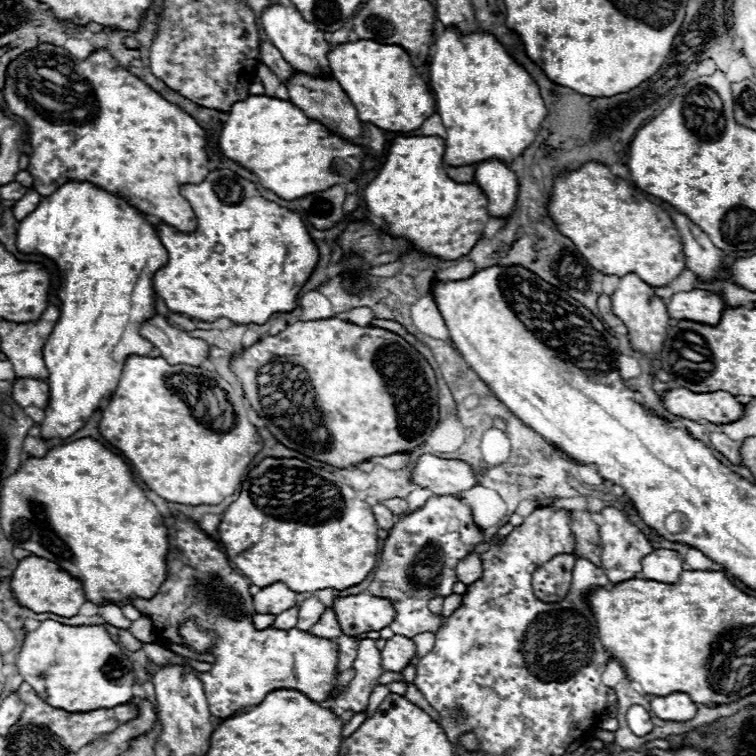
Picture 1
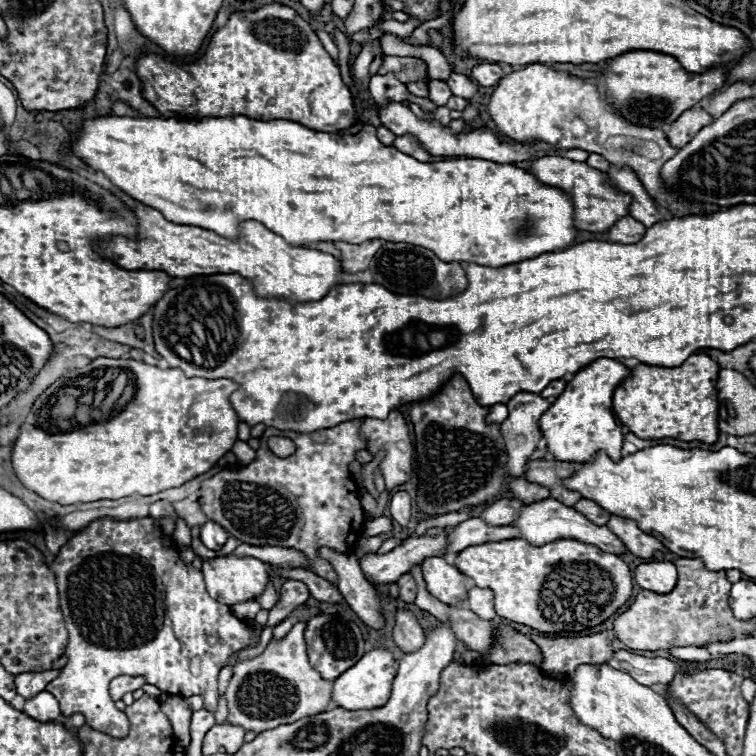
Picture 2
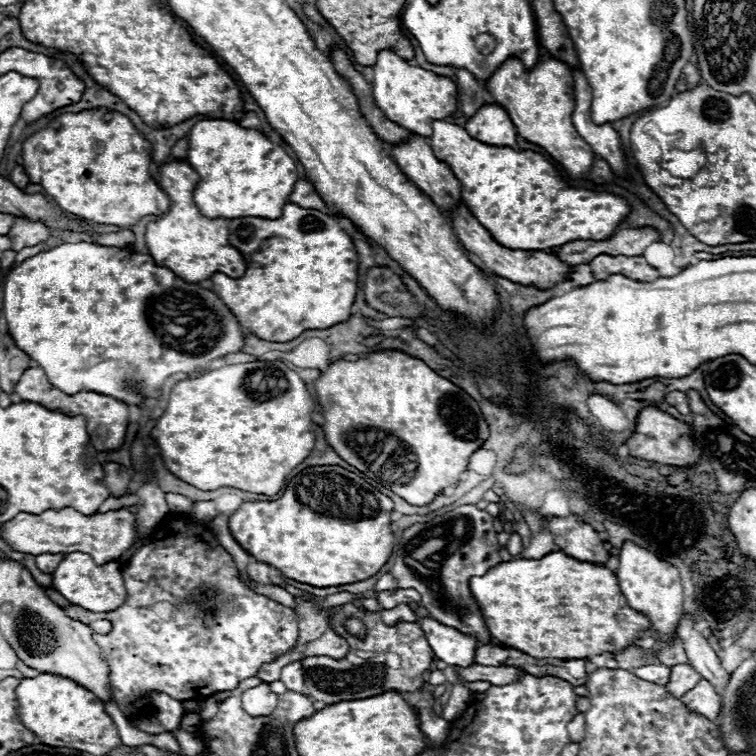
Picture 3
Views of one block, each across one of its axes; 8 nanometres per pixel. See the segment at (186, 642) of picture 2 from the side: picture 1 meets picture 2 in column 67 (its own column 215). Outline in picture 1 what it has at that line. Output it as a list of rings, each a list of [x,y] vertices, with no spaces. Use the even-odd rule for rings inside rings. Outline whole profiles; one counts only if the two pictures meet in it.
[[[170,516],[164,518],[164,524],[168,528],[170,542],[168,578],[154,598],[136,598],[134,606],[152,618],[160,638],[168,638],[176,644],[180,644],[176,626],[188,616],[198,616],[202,624],[206,624],[204,620],[208,618],[208,624],[202,628],[214,628],[220,634],[220,640],[212,650],[216,656],[212,670],[198,672],[212,716],[228,718],[242,706],[258,706],[270,692],[280,688],[298,690],[314,702],[342,694],[344,682],[340,680],[338,672],[340,652],[336,642],[312,636],[296,628],[266,628],[264,632],[256,630],[252,626],[252,616],[256,612],[248,592],[250,582],[228,564],[222,548],[210,540],[192,520],[178,520],[176,516]]]

